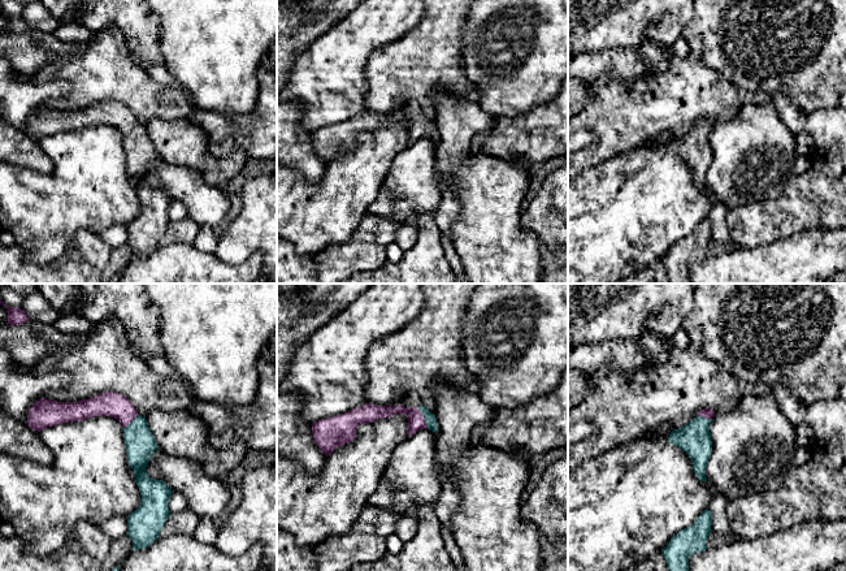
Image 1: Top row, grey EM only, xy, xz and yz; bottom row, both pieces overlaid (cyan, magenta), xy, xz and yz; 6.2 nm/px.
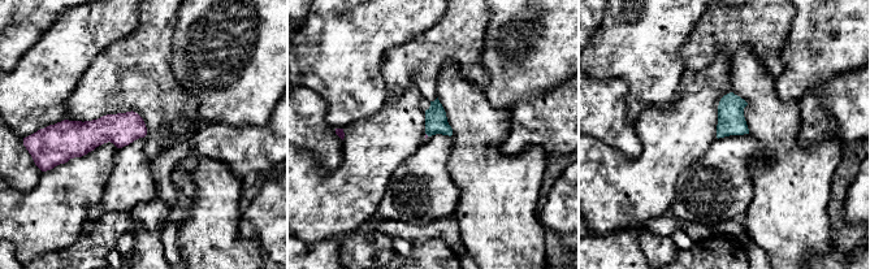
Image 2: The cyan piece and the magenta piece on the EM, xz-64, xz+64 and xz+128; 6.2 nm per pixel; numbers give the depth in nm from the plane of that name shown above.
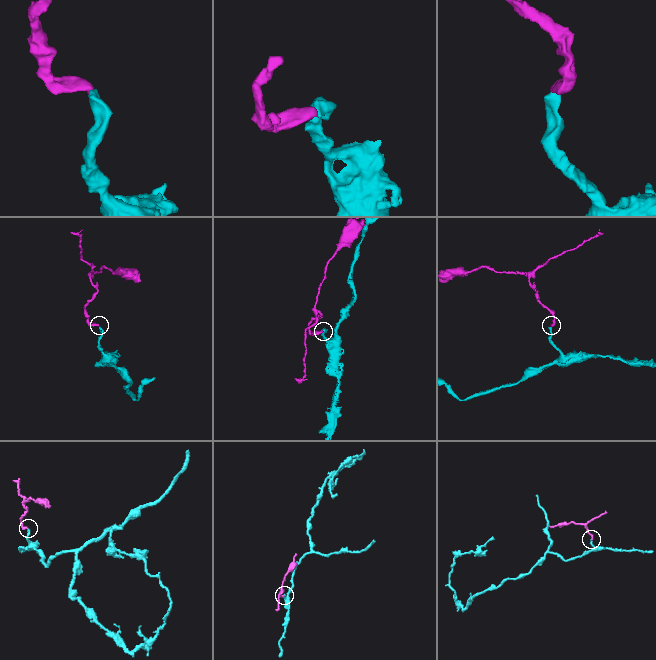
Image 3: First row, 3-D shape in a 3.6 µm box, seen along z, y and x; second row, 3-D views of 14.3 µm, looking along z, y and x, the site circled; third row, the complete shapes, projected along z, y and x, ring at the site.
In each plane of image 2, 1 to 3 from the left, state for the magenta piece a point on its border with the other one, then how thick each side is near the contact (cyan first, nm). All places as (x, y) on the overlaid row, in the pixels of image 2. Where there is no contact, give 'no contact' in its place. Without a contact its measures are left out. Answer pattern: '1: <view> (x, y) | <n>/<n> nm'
1: no contact
2: xz+64 (427, 134) | 140/20 nm
3: no contact

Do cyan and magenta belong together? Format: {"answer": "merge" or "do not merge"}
{"answer": "merge"}

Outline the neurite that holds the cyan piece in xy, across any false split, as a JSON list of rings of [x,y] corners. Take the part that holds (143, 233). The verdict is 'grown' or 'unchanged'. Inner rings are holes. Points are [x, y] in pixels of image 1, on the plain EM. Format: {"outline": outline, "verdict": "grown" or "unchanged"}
{"outline": [[[104,100],[77,111],[57,111],[43,105],[30,116],[27,134],[40,140],[47,135],[97,125],[114,126],[123,134],[127,169],[142,204],[140,215],[127,225],[126,245],[133,250],[133,259],[148,256],[160,245],[172,221],[168,212],[173,199],[146,181],[151,164],[159,157],[146,125],[139,124],[125,104]]], "verdict": "grown"}

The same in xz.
{"outline": [[[365,112],[364,114],[353,117],[346,122],[313,131],[312,143],[317,155],[327,165],[339,153],[346,153],[355,148],[356,137],[359,133],[374,131],[381,126],[390,126],[395,122],[408,124],[408,144],[412,144],[424,137],[429,137],[435,142],[438,140],[438,130],[435,124],[431,122],[424,113],[420,116],[409,114],[405,117],[403,113],[376,114]]], "verdict": "grown"}

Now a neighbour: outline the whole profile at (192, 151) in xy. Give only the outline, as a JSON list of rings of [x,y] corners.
[[[188,117],[172,121],[155,118],[146,124],[146,129],[161,159],[199,172],[212,186],[227,185],[242,173],[250,159],[242,148],[224,157],[213,156],[207,134]]]

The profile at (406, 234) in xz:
[[[404,222],[396,228],[395,242],[403,251],[409,250],[415,245],[417,230],[417,225],[412,222]]]

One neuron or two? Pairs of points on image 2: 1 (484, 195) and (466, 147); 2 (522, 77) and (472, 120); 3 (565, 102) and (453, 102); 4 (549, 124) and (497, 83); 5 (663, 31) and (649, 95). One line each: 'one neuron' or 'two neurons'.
1: one neuron
2: two neurons
3: two neurons
4: two neurons
5: one neuron

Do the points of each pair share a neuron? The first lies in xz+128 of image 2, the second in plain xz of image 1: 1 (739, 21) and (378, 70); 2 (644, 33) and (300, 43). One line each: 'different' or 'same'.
1: same
2: different

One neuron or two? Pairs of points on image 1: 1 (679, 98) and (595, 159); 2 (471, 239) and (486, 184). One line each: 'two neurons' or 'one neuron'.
1: one neuron
2: one neuron

